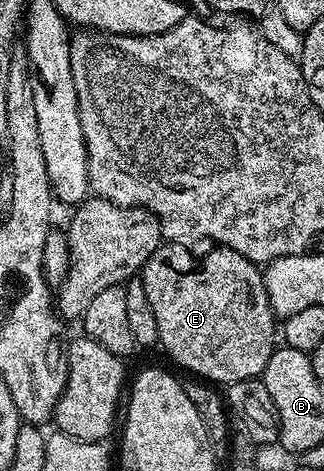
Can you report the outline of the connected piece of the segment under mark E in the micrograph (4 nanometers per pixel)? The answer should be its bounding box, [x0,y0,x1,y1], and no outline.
[139,242,279,386]

